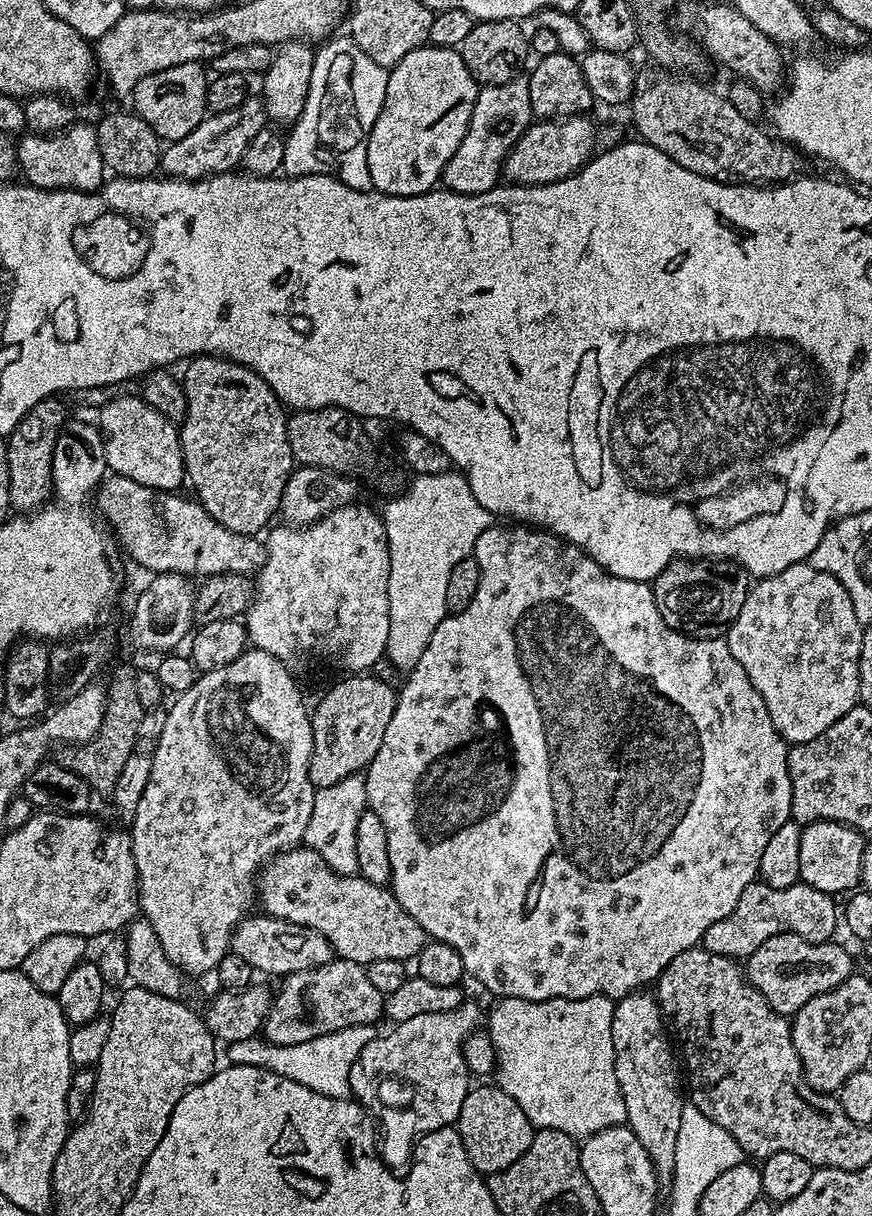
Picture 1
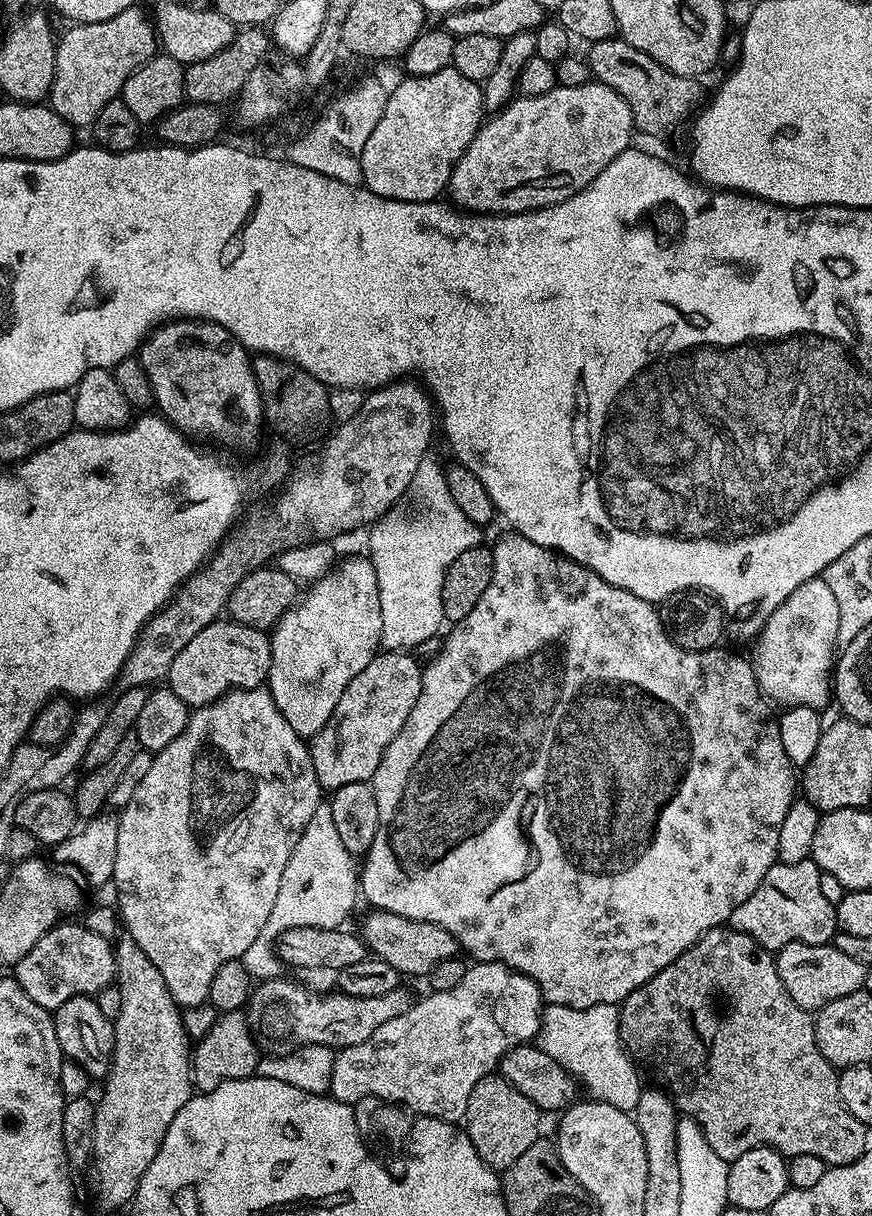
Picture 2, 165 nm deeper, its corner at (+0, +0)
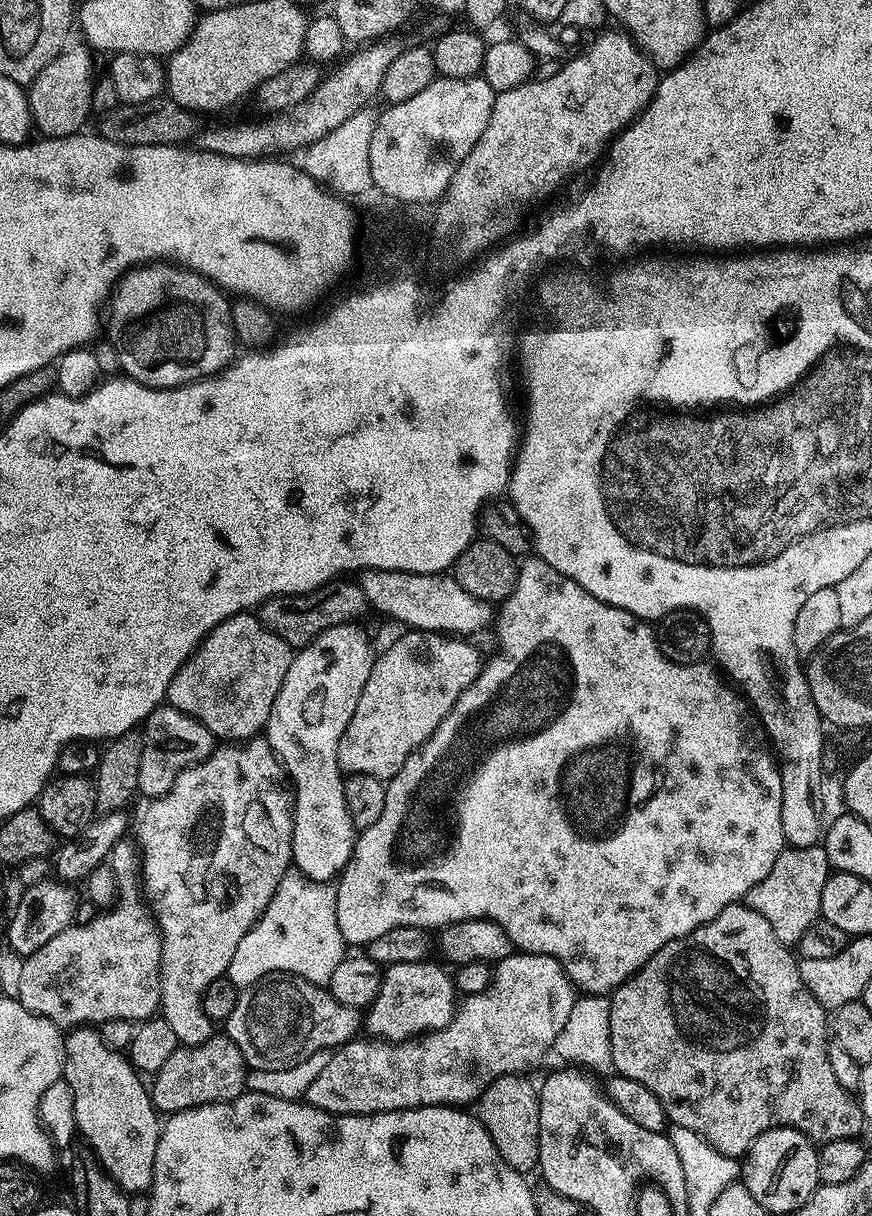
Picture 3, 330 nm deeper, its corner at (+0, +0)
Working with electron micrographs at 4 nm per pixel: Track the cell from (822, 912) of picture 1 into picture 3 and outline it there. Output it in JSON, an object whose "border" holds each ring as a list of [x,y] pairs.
{"border":[[[820,844],[805,848],[785,847],[778,854],[778,862],[774,862],[770,874],[748,891],[746,903],[748,907],[758,910],[766,922],[778,934],[778,942],[789,946],[799,945],[802,934],[808,927],[821,919],[822,886],[826,886],[826,878],[830,875],[830,865],[826,850]]]}

